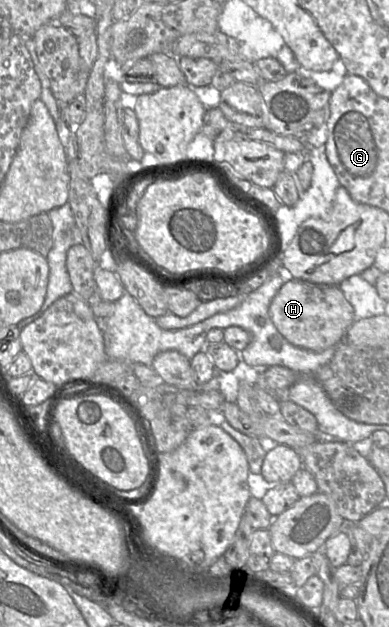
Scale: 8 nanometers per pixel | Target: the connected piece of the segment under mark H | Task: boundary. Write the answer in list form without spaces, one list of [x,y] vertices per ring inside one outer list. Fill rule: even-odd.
[[[289,276],[271,301],[269,315],[277,330],[288,342],[312,351],[323,351],[344,340],[348,328],[356,320],[352,305],[337,285],[313,283]]]

